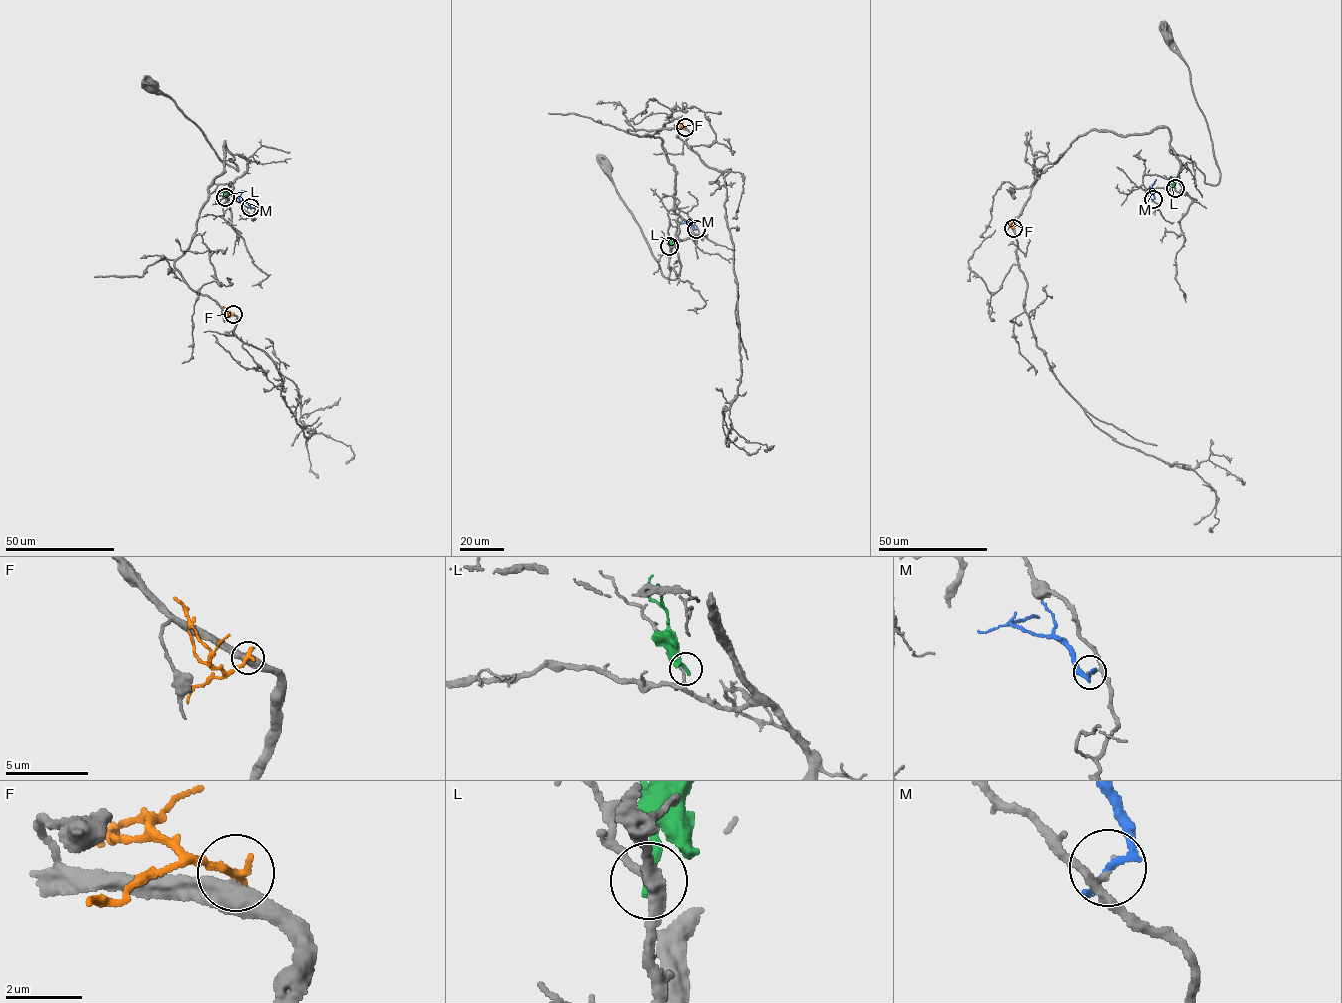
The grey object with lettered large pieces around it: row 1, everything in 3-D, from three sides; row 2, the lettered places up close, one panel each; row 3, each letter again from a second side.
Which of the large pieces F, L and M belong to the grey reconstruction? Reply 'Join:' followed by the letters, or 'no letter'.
Join: no letter

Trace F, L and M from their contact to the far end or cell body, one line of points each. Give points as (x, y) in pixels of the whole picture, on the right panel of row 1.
F: (1013, 228), (1011, 224), (1015, 216)
L: (1175, 188), (1171, 175)
M: (1153, 199), (1156, 179)

